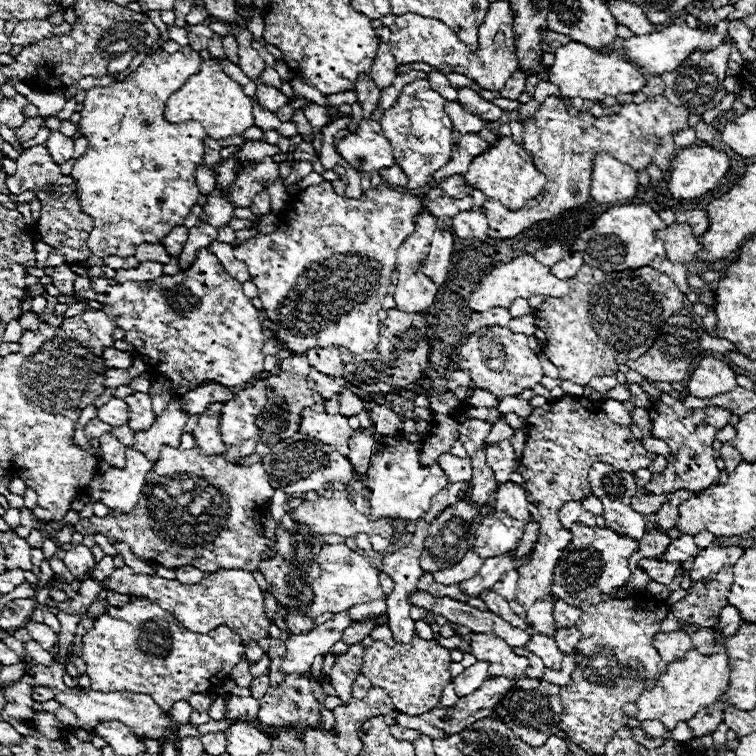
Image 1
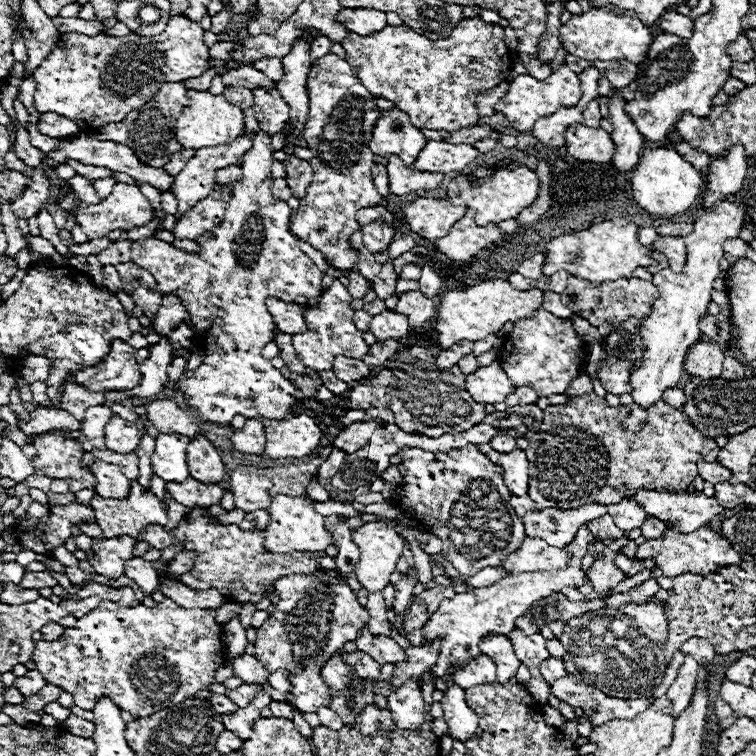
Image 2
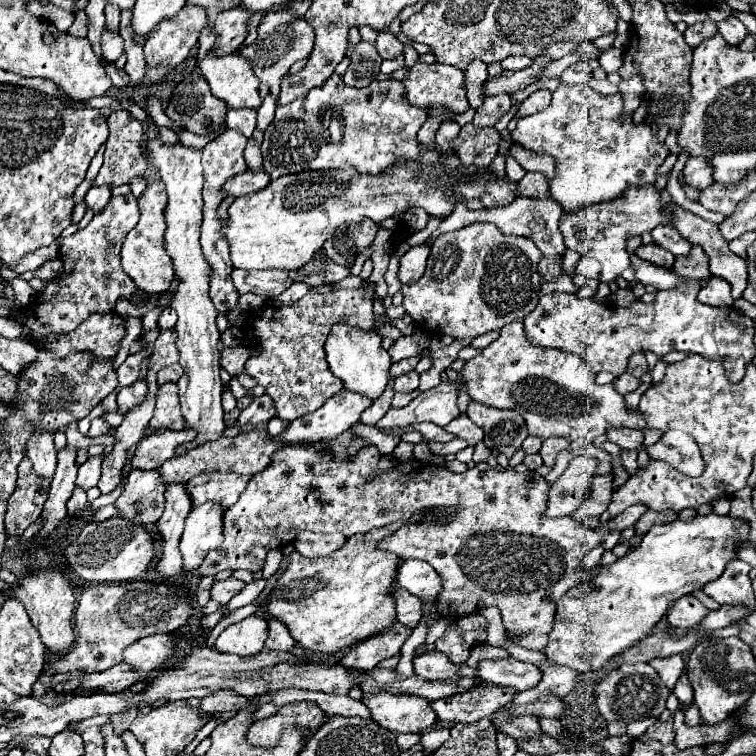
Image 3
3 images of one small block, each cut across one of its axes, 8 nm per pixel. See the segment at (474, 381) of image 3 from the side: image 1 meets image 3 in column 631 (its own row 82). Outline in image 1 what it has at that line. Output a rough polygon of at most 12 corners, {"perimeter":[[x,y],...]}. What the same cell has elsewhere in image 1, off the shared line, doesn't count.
{"perimeter":[[420,78],[382,112],[408,188],[452,156],[446,100]]}

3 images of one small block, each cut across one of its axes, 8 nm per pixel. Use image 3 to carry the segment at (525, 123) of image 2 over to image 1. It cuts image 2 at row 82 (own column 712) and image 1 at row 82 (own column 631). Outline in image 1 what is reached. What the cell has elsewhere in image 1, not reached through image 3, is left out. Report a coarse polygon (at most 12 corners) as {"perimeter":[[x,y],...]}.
{"perimeter":[[556,50],[548,78],[564,96],[600,100],[646,86],[618,52]]}

